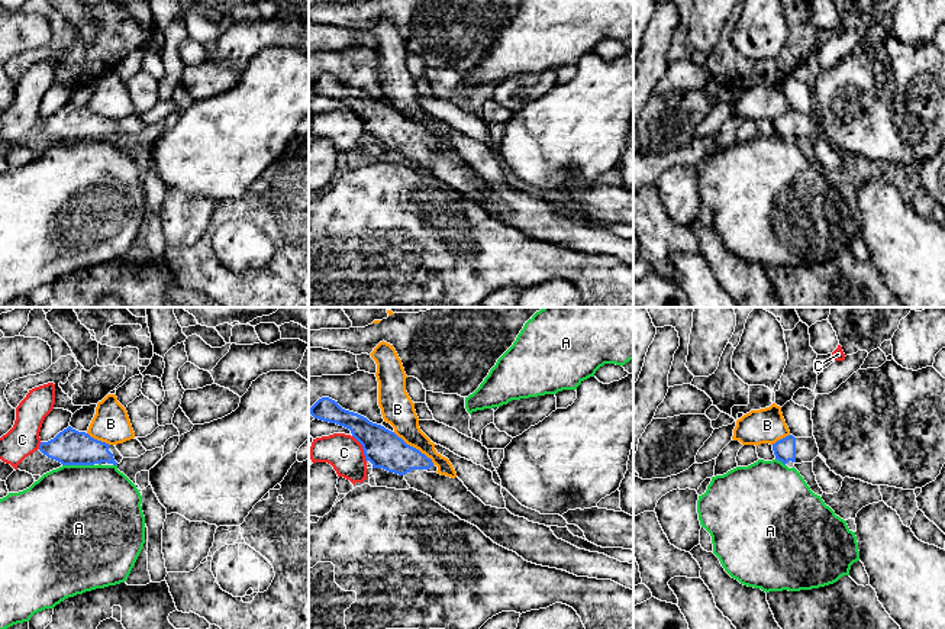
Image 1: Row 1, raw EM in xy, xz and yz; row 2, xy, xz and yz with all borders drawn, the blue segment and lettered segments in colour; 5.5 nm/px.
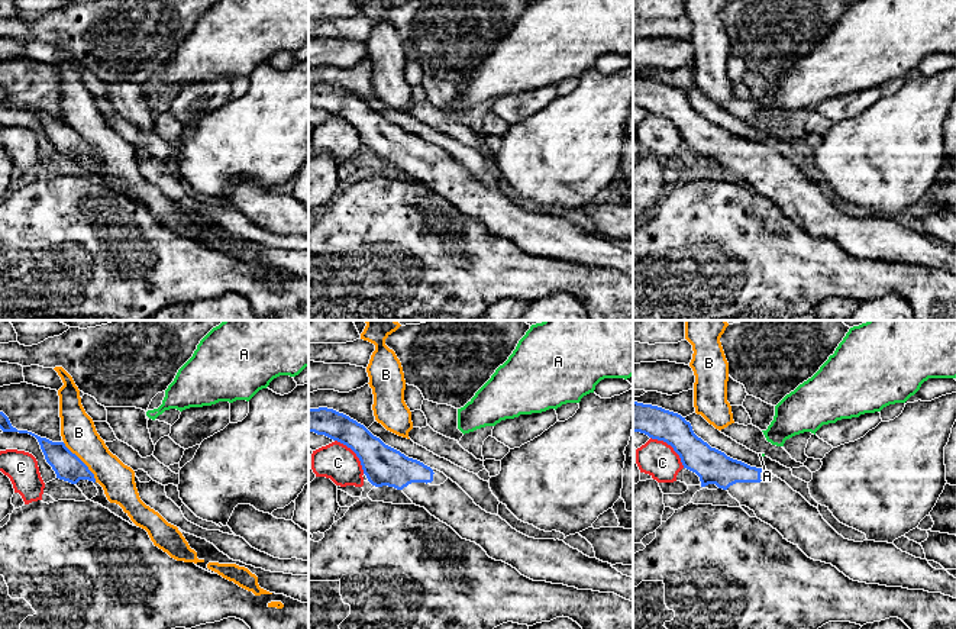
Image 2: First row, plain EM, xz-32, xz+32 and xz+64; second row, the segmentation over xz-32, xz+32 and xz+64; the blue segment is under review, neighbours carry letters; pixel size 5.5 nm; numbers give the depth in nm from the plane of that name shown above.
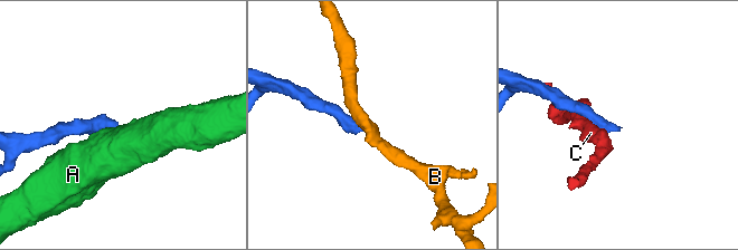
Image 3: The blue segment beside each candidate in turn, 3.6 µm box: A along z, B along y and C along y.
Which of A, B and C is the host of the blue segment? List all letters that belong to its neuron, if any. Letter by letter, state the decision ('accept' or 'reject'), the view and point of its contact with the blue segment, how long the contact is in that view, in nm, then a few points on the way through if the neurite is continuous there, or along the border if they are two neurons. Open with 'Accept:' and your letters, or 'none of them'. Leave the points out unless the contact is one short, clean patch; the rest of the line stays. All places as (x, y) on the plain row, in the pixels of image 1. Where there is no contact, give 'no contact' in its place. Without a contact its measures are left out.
Accept: none of them
A: reject; meets blue in xy at (78, 139); contact 180 nm long; border along xy (63, 139), (93, 141)
B: reject; meets blue in xz at (415, 123); contact 300 nm long; border along xz (393, 107), (423, 128), (434, 139)
C: reject; meets blue in xz at (363, 123); contact 170 nm long; border along xz (352, 110), (361, 121), (365, 136)

